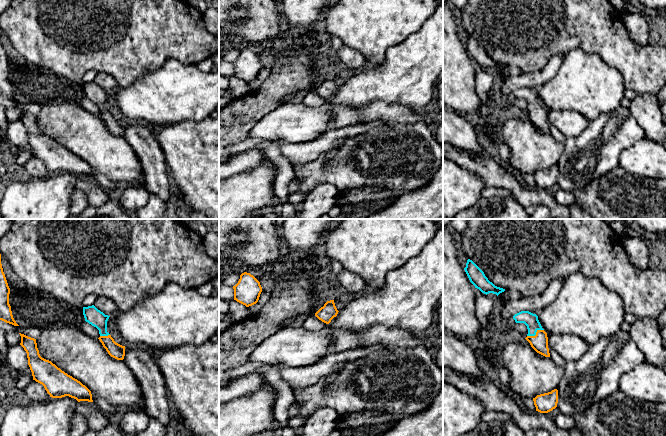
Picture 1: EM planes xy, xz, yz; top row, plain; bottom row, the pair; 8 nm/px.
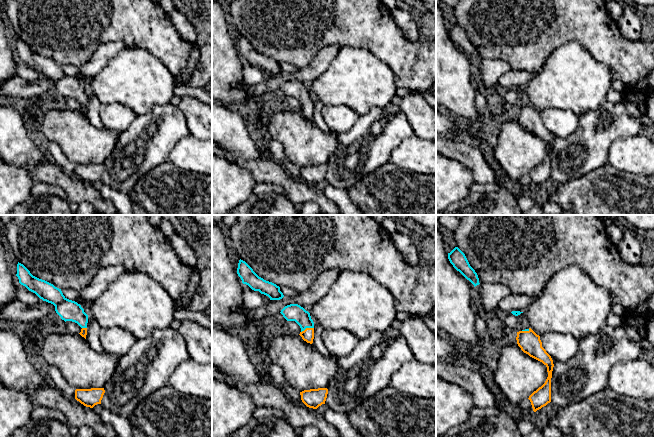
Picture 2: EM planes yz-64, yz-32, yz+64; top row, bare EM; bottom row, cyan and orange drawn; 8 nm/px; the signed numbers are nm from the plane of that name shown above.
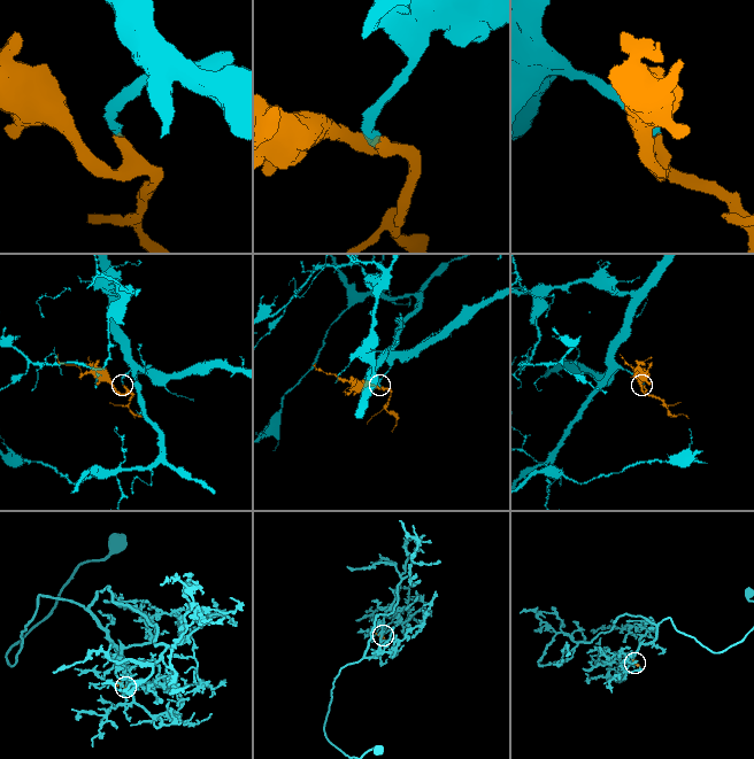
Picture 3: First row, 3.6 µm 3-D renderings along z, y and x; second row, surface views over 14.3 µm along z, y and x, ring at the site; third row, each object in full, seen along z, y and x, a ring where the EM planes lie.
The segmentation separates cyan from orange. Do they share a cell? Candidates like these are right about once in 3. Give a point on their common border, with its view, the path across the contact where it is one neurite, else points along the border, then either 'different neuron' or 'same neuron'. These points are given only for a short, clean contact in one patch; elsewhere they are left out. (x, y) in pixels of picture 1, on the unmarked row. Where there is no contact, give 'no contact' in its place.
contact yz (535, 110); way yz (529, 95), (533, 100), (535, 110), (539, 118); same neuron

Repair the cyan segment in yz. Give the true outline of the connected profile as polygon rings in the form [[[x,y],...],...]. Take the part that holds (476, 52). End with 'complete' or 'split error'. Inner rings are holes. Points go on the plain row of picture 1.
[[[470,35],[467,36],[464,44],[470,58],[484,70],[493,69],[497,72],[504,68],[505,65],[495,62],[488,56],[484,48]]] | complete

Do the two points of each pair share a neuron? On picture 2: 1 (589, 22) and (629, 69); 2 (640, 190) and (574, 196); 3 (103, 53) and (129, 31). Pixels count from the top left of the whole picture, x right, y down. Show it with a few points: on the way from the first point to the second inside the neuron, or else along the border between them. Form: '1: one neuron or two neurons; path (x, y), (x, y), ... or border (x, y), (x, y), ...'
1: one neuron; path (599, 34), (621, 57)
2: one neuron; path (624, 196), (590, 196)
3: two neurons; border (137, 47), (110, 41), (95, 50)

